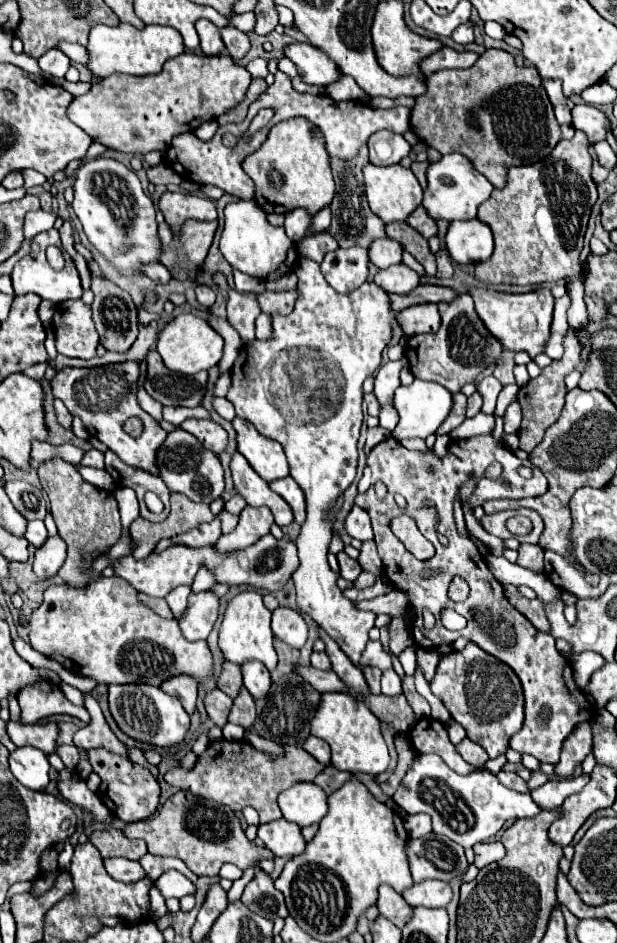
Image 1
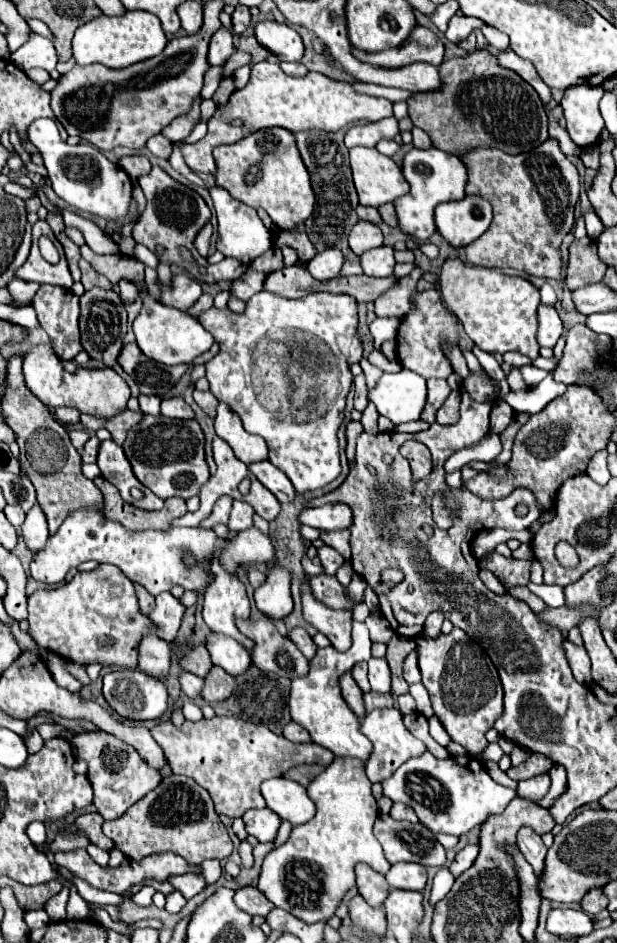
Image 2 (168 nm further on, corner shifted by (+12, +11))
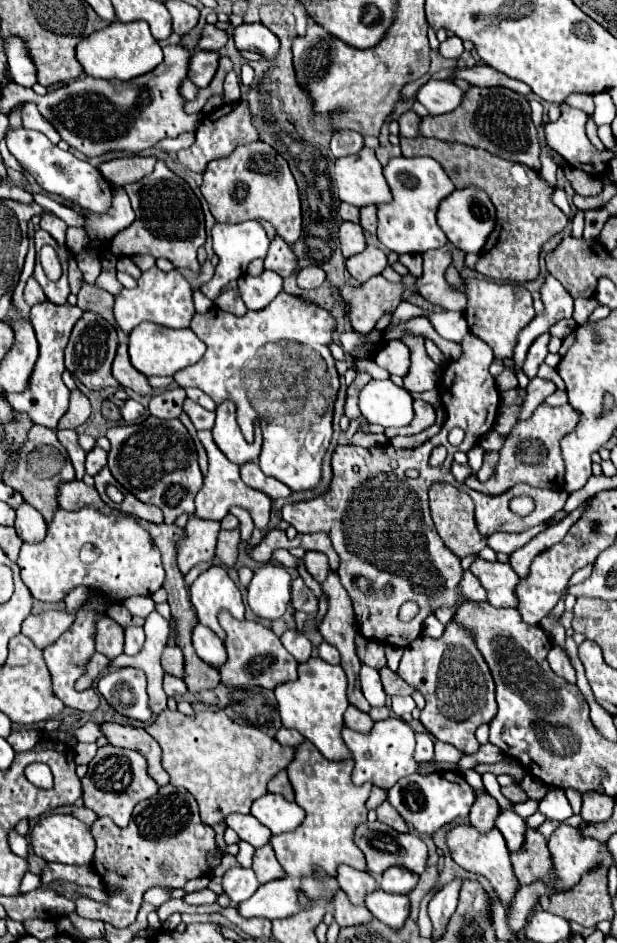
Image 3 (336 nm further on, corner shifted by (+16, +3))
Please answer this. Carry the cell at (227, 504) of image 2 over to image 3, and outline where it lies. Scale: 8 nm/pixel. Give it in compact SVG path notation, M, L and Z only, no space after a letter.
M190 516L184 526L184 532L186 534L180 546L176 546L176 552L178 552L178 570L182 574L188 574L190 568L196 566L198 562L214 558L220 522Z

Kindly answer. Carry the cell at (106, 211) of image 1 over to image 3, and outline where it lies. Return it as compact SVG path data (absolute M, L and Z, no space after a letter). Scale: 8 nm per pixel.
M8 126L8 132L4 136L10 154L22 164L26 172L34 176L34 180L50 194L58 194L66 200L72 200L80 208L88 208L94 212L106 212L112 200L110 184L98 174L98 168L90 166L84 160L78 160L74 154L60 150L56 144L52 144L42 132L28 130L28 128L12 128Z

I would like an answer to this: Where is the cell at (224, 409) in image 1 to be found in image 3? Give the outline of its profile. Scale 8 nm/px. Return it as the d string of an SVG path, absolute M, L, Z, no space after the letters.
M188 398L184 400L184 412L188 414L188 418L196 426L196 430L212 430L212 426L214 426L214 412L204 410L200 404L196 404L196 402L188 400Z

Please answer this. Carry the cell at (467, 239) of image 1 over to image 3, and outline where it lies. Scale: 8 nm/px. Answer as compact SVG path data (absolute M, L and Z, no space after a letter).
M466 186L462 190L454 190L452 194L448 194L448 198L444 198L440 202L438 208L438 224L444 230L444 234L448 236L450 244L454 244L456 248L464 250L464 252L480 252L482 246L486 244L486 238L490 236L492 228L494 228L494 204L488 198L488 194L478 188L478 186Z

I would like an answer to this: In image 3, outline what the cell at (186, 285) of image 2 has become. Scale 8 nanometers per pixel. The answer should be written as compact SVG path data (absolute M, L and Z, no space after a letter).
M152 266L150 270L142 272L142 276L136 280L136 288L132 290L122 288L114 296L112 312L114 312L118 328L126 334L130 334L132 328L136 328L144 320L160 324L160 326L168 326L168 328L188 328L194 316L192 288L188 280L176 268L170 272L162 272L160 268Z

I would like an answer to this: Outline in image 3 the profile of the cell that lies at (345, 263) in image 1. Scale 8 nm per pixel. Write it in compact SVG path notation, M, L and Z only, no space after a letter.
M306 266L306 268L302 268L302 270L298 272L296 284L298 284L300 288L304 288L304 290L312 290L312 288L322 286L324 278L326 278L324 270L320 270L318 266Z

